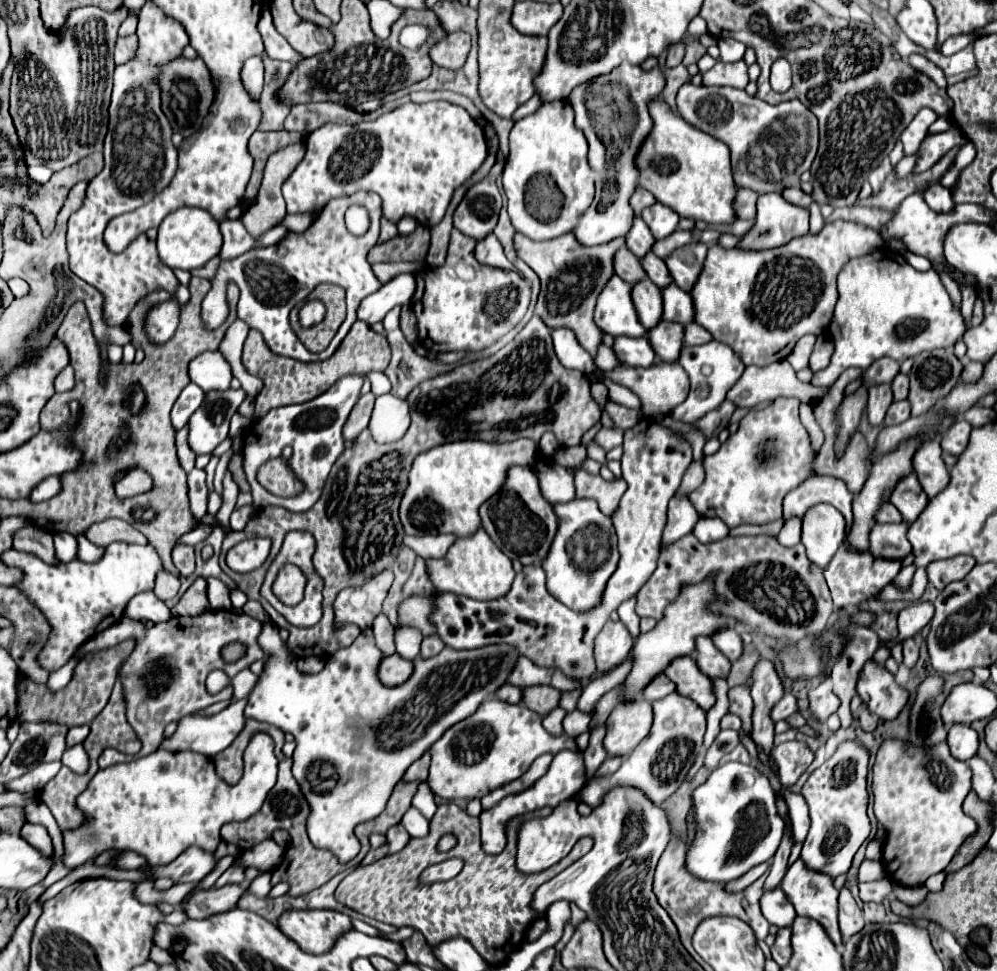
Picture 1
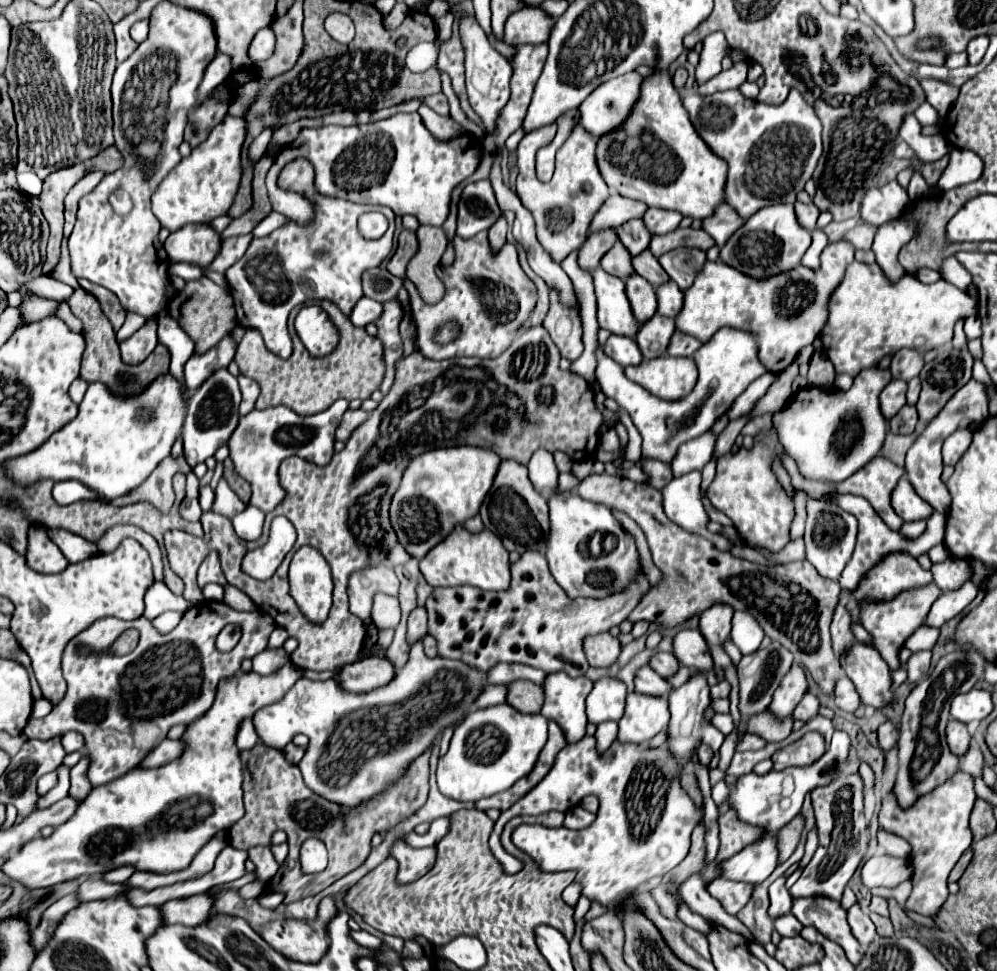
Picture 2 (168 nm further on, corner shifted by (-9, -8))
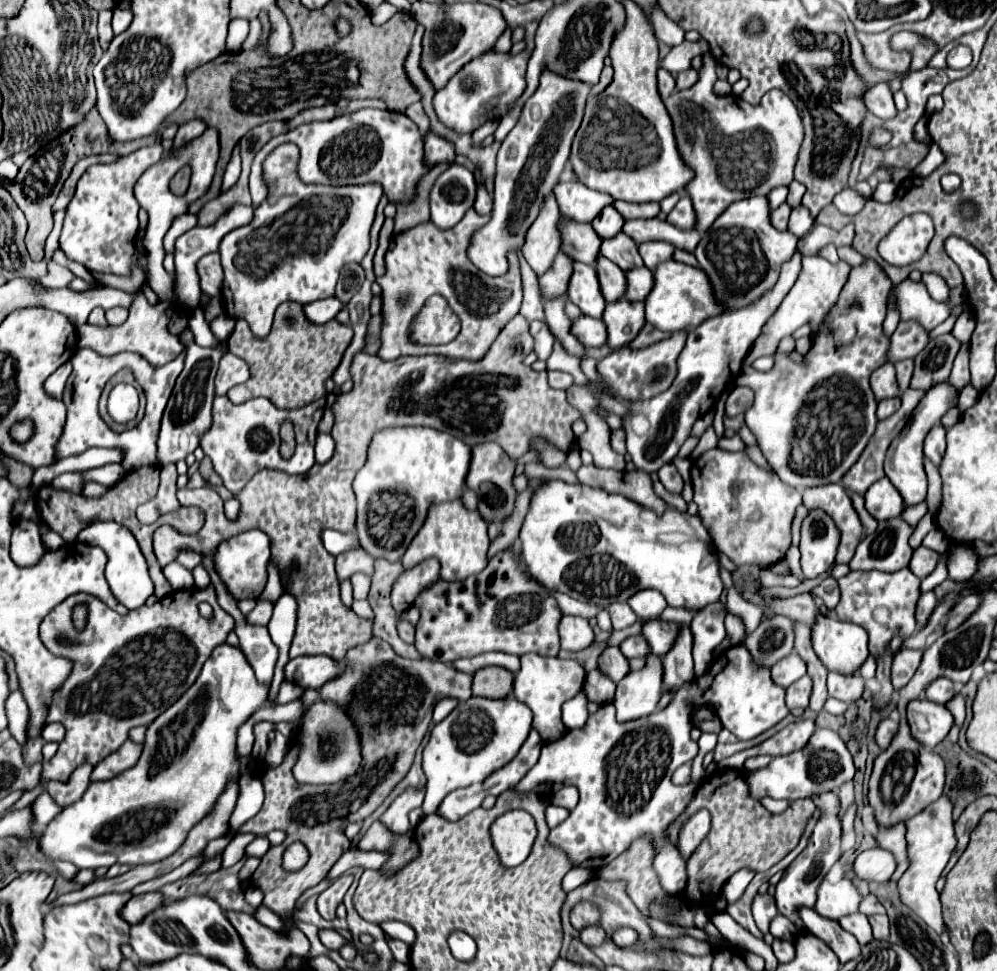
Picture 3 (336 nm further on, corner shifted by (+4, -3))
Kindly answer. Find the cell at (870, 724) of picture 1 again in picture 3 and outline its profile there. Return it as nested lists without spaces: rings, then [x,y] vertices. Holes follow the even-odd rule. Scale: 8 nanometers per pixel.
[[[883,719],[879,723],[879,729],[877,729],[877,743],[881,749],[887,749],[895,737],[895,733],[899,731],[899,723],[891,721],[891,719]]]

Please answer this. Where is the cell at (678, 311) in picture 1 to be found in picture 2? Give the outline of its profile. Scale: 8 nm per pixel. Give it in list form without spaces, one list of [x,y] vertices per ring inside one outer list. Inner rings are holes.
[[[666,282],[656,288],[658,294],[658,314],[676,318],[684,306],[684,292],[674,286],[674,282]]]

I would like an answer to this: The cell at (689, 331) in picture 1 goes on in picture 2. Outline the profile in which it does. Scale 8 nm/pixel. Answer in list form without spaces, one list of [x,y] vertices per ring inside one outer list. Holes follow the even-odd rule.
[[[676,332],[672,342],[670,342],[670,356],[694,356],[694,352],[702,346],[702,342],[698,342],[694,336],[690,334],[682,334],[682,332]]]

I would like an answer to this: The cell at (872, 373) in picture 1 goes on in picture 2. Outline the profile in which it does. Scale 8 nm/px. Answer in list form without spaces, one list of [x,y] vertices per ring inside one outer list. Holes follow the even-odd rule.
[[[900,350],[892,358],[890,372],[892,372],[892,378],[900,378],[900,380],[908,382],[908,380],[912,380],[914,376],[920,374],[922,366],[924,366],[922,354],[914,352],[914,350]]]

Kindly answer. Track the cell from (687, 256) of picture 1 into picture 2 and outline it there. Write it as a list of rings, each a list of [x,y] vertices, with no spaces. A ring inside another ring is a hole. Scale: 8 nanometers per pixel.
[[[698,248],[670,250],[670,254],[662,254],[658,262],[668,272],[668,276],[678,284],[680,290],[688,290],[690,284],[694,284],[702,266],[706,264],[706,252]]]

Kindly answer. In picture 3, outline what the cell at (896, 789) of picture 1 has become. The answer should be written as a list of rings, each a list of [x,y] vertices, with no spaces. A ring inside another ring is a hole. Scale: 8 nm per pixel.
[[[939,797],[933,805],[925,807],[917,817],[911,817],[907,823],[907,849],[909,849],[909,859],[911,865],[905,871],[905,875],[899,879],[899,893],[901,901],[913,909],[931,929],[935,929],[937,935],[945,931],[943,915],[941,915],[941,901],[939,893],[935,889],[935,883],[945,869],[951,851],[955,849],[955,831],[953,831],[953,819],[951,819],[953,805],[949,805],[949,797]]]

